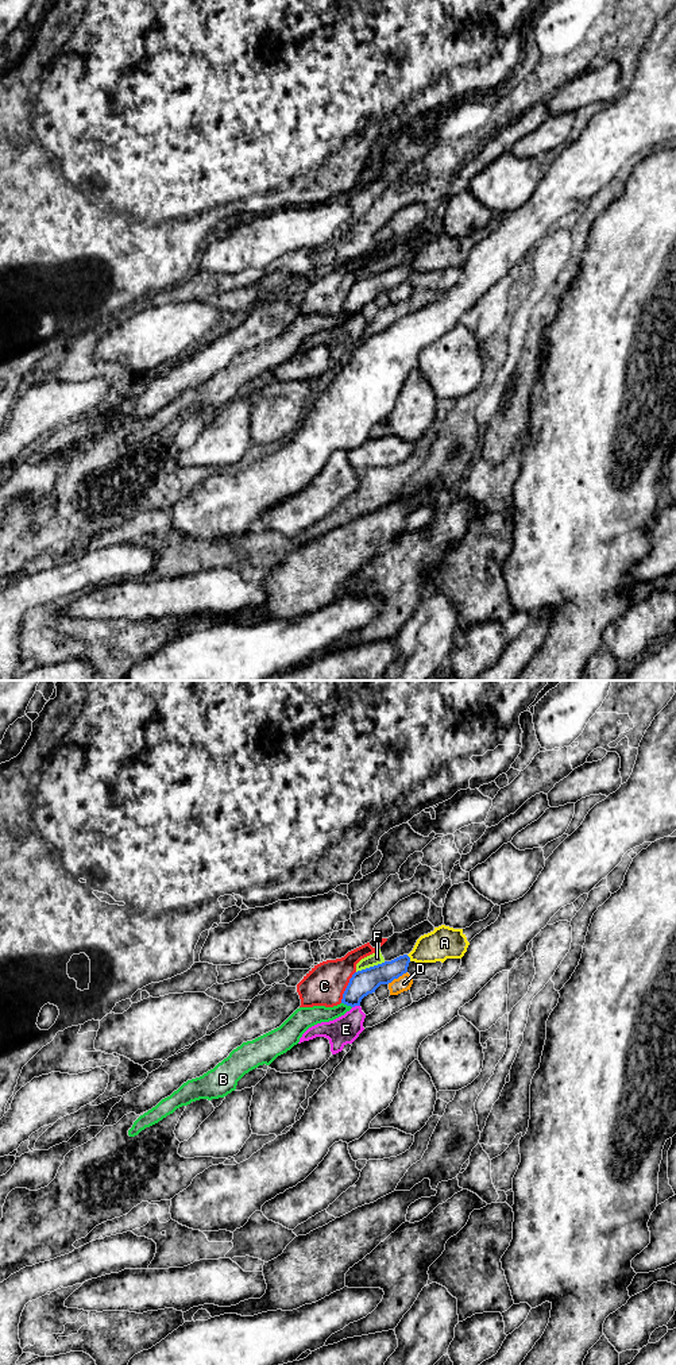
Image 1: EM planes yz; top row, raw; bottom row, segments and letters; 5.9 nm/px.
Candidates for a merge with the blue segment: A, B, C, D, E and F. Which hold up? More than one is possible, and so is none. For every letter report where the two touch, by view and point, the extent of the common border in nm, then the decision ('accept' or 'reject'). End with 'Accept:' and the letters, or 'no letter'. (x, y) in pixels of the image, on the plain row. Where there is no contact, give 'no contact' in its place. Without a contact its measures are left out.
A: yz (409, 266) | 50 nm | reject
B: yz (347, 313) | 70 nm | reject
C: yz (347, 296) | 220 nm | reject
D: yz (397, 286) | 140 nm | reject
E: yz (355, 313) | 50 nm | reject
F: yz (370, 276) | 190 nm | reject
Accept: no letter

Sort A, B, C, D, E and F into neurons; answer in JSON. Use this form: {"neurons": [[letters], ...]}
{"neurons": [["A", "F"], ["B"], ["C"], ["D"], ["E"]]}

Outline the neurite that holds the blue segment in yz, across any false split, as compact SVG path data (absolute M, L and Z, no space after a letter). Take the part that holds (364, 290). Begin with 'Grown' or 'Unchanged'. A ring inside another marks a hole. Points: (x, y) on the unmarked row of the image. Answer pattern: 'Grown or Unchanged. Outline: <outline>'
Unchanged. Outline: M399 265L391 270L358 279L349 288L349 292L343 302L341 312L355 316L368 302L375 301L381 293L389 293L407 281L410 266Z

